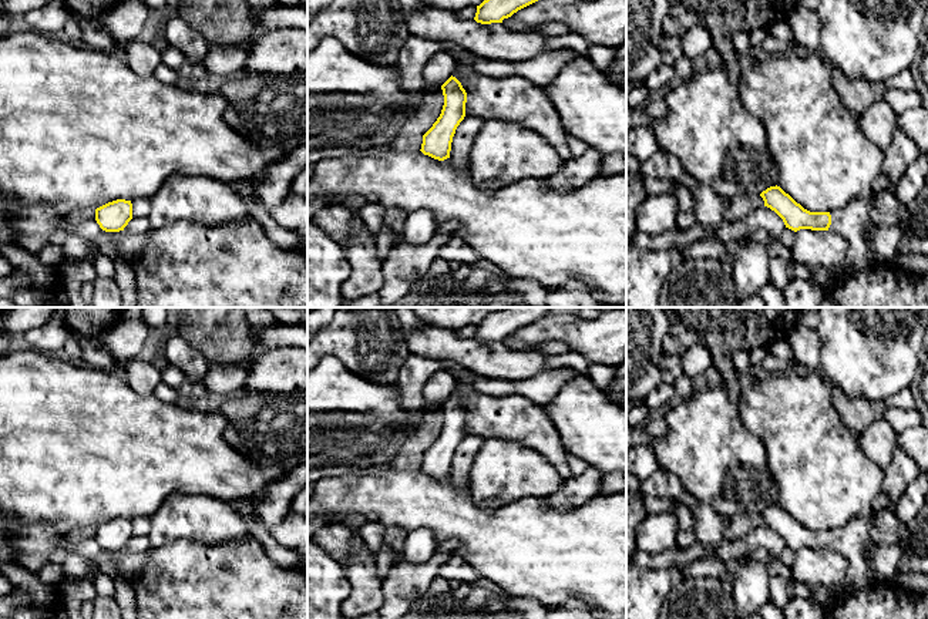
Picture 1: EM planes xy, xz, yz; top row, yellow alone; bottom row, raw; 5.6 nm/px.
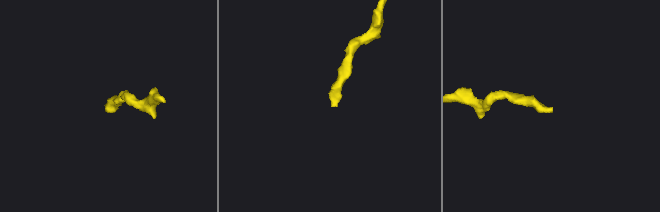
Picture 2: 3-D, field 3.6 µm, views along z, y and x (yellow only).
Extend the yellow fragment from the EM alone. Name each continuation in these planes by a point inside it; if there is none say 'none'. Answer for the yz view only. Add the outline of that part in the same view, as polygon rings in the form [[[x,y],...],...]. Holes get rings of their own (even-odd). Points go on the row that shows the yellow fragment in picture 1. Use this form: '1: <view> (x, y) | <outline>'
1: yz (850, 221) | [[[882,172],[875,179],[871,195],[860,196],[848,206],[830,212],[831,225],[828,231],[841,233],[850,243],[841,270],[864,270],[874,263],[870,245],[864,238],[864,229],[870,225],[870,209],[874,206],[877,196],[887,194],[890,185],[888,175]]]

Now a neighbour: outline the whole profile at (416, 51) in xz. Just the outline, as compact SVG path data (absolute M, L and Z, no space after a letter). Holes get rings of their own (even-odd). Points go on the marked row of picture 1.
M410 34L397 58L400 88L413 94L424 92L428 87L423 77L423 68L427 61L441 50L443 46L440 41Z

